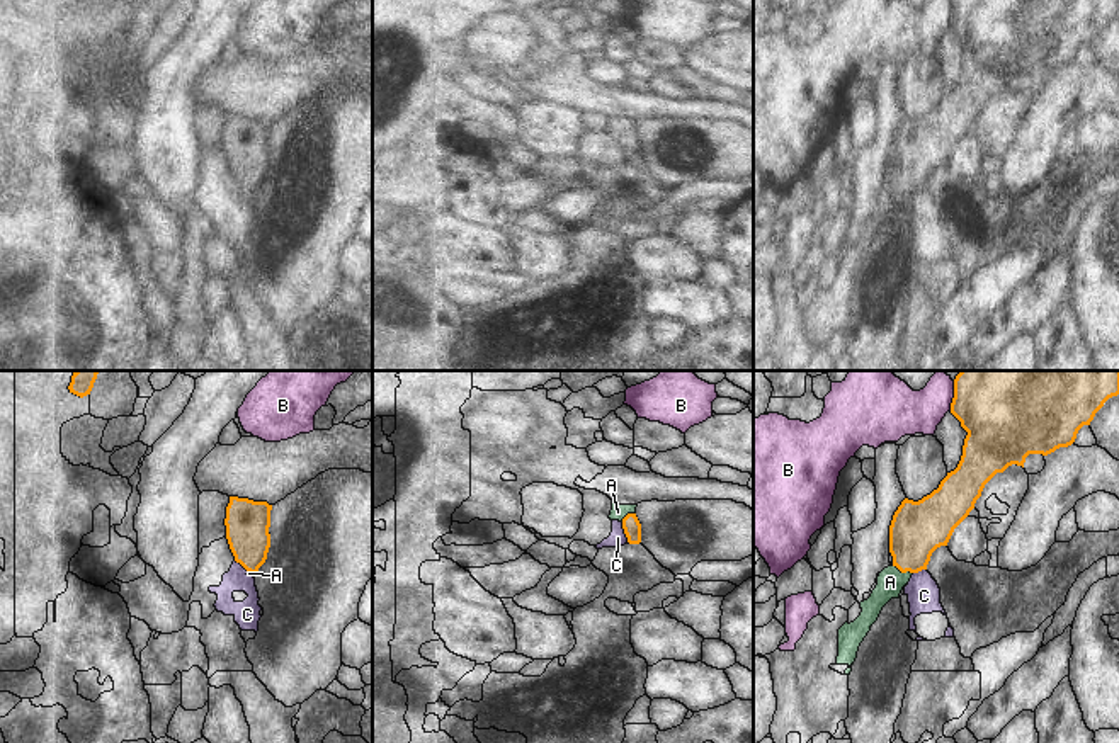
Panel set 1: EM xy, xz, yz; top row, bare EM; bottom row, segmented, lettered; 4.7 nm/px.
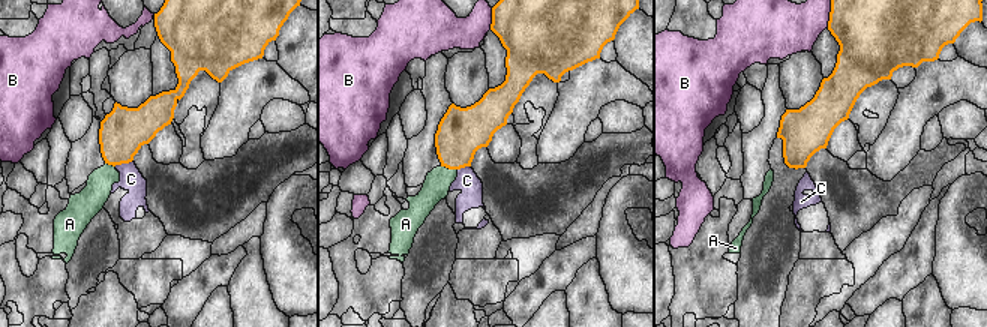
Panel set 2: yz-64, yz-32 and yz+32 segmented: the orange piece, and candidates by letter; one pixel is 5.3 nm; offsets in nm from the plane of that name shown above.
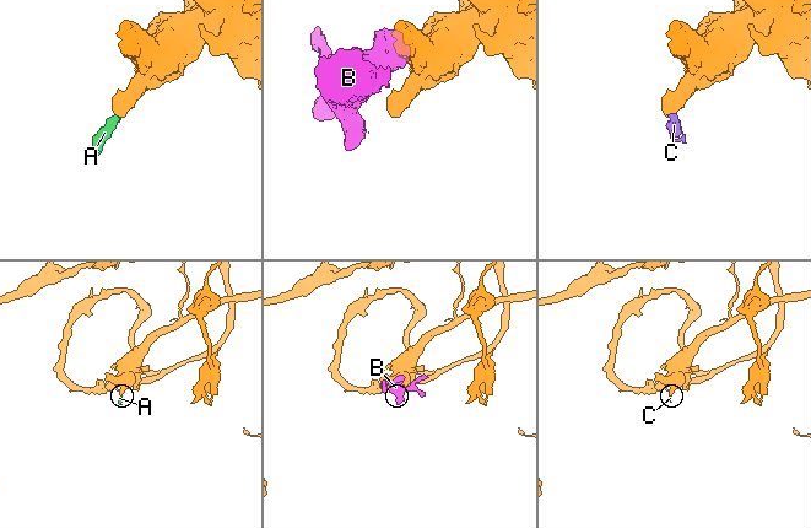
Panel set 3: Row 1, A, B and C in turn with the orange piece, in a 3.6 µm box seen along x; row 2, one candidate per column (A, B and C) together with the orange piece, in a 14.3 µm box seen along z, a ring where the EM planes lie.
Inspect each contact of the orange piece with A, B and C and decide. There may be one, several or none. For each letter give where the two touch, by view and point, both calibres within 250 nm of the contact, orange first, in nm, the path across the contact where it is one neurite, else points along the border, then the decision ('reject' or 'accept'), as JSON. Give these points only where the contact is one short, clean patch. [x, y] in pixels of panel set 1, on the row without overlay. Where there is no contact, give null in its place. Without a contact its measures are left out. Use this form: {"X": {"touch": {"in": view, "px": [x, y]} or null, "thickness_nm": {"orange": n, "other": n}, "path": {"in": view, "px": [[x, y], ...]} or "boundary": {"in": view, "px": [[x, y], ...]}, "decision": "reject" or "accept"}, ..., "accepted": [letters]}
{"A": {"touch": {"in": "yz", "px": [902, 191]}, "thickness_nm": {"orange": 260, "other": 130}, "path": {"in": "yz", "px": [[917, 148], [902, 191], [890, 201]]}, "decision": "accept"}, "B": {"touch": {"in": "yz", "px": [954, 16]}, "thickness_nm": {"orange": 360, "other": 220}, "boundary": {"in": "yz", "px": [[954, 0], [954, 16], [949, 29]]}, "decision": "reject"}, "C": {"touch": {"in": "xz", "px": [624, 152]}, "thickness_nm": {"orange": 90, "other": 80}, "boundary": {"in": "xz", "px": [[621, 141], [630, 162]]}, "decision": "reject"}, "accepted": ["A"]}

